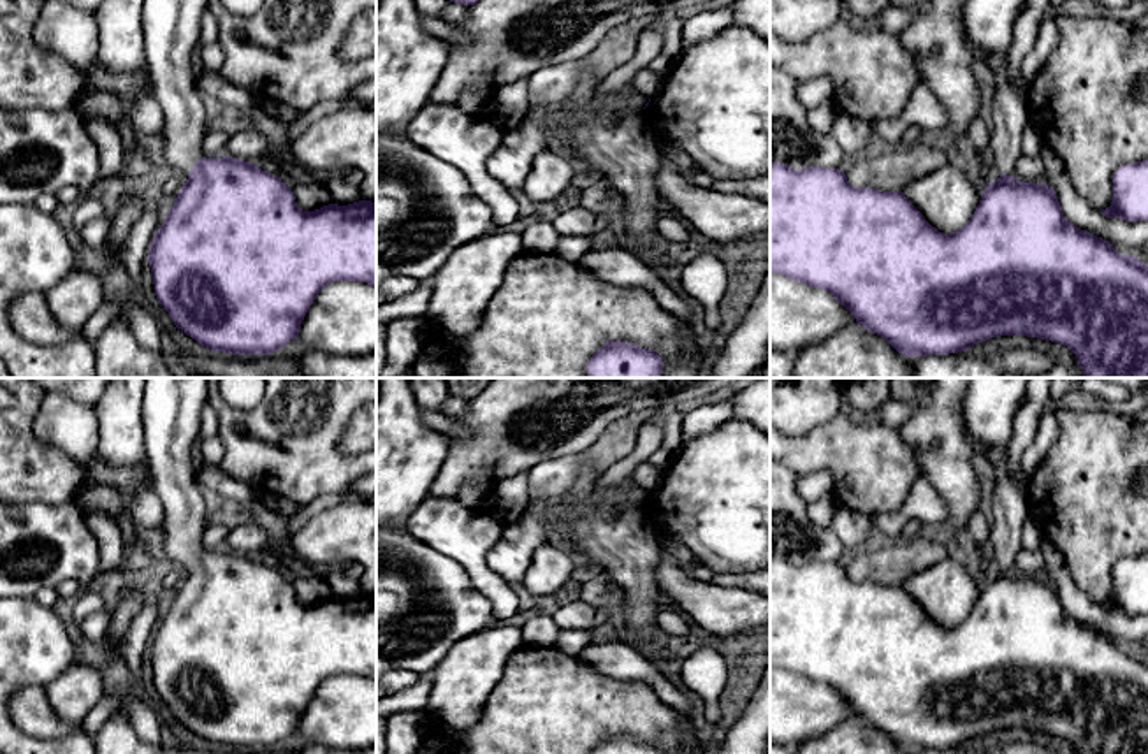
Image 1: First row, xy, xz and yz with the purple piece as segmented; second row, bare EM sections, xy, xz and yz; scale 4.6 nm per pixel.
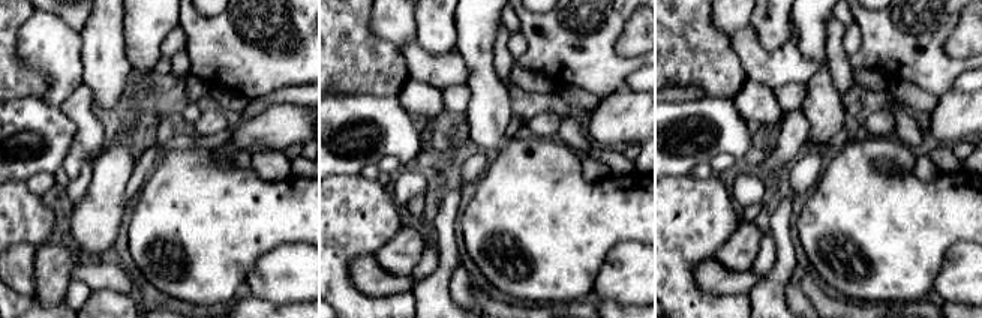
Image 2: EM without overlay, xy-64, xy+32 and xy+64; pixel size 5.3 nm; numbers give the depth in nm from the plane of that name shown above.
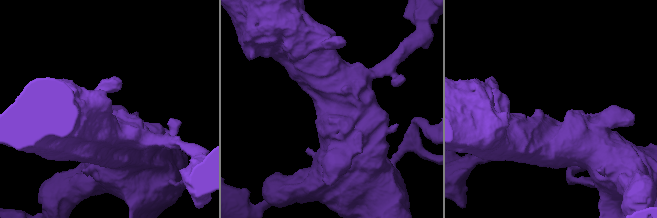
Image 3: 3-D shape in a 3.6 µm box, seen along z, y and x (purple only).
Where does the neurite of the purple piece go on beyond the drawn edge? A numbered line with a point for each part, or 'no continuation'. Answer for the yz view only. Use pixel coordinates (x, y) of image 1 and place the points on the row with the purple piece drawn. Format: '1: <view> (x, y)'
1: yz (988, 23)

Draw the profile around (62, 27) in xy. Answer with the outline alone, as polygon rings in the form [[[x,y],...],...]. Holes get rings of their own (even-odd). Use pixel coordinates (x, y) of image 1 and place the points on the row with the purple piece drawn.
[[[46,0],[33,26],[33,39],[40,47],[60,54],[70,67],[74,67],[86,83],[84,91],[90,90],[90,67],[98,56],[98,26],[93,14],[77,7],[70,0]]]

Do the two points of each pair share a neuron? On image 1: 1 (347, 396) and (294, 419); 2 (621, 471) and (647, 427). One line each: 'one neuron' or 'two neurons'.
1: one neuron
2: one neuron

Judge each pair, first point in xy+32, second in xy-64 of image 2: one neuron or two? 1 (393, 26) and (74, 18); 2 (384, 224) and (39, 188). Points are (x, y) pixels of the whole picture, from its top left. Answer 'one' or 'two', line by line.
1: two
2: two

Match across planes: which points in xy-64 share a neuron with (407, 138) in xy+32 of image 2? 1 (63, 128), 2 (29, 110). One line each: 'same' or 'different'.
1: same
2: same

